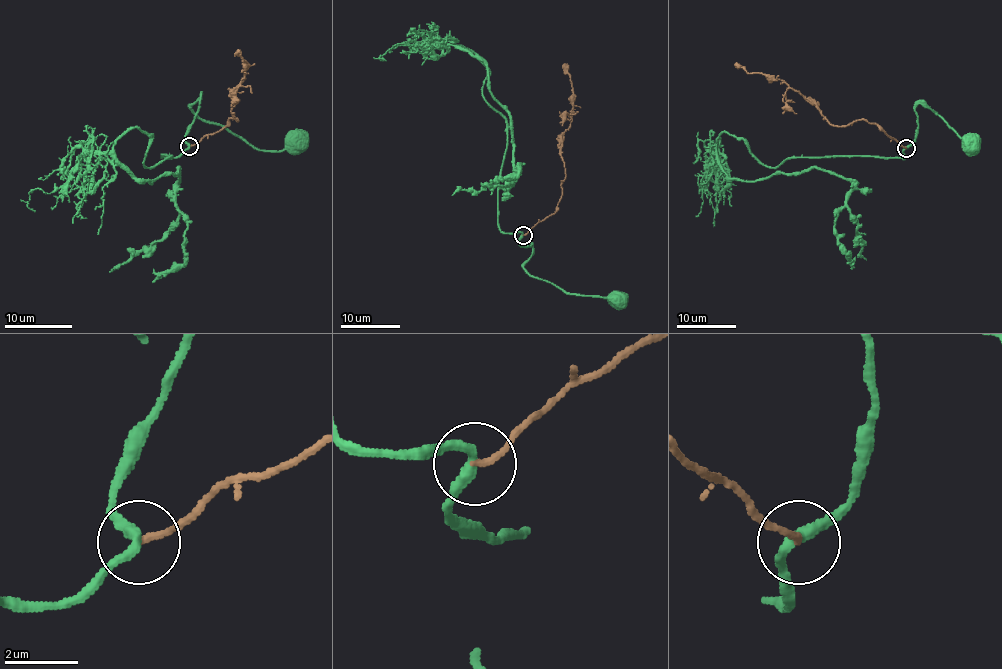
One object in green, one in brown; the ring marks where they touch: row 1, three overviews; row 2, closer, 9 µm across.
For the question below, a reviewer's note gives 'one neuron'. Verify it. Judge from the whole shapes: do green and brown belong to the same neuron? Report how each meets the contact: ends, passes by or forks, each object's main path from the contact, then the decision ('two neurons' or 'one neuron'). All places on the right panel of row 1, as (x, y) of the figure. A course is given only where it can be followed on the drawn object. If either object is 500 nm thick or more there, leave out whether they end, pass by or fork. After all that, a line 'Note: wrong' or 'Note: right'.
green passes by; brown ends there; green runs (906, 149), (915, 138), (918, 104), (926, 104), (937, 114), (964, 141), (969, 153), (973, 144); brown runs (906, 149), (866, 120), (834, 126), (818, 107), (780, 80), (768, 80), (734, 65); two neurons
Note: wrong

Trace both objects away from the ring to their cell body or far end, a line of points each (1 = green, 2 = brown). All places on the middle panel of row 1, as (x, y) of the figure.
1: (523, 235), (520, 244), (533, 247), (533, 255), (523, 266), (532, 275), (569, 293), (619, 302)
2: (523, 235), (550, 216), (562, 195), (565, 163), (559, 154), (572, 109), (571, 75), (563, 63)

